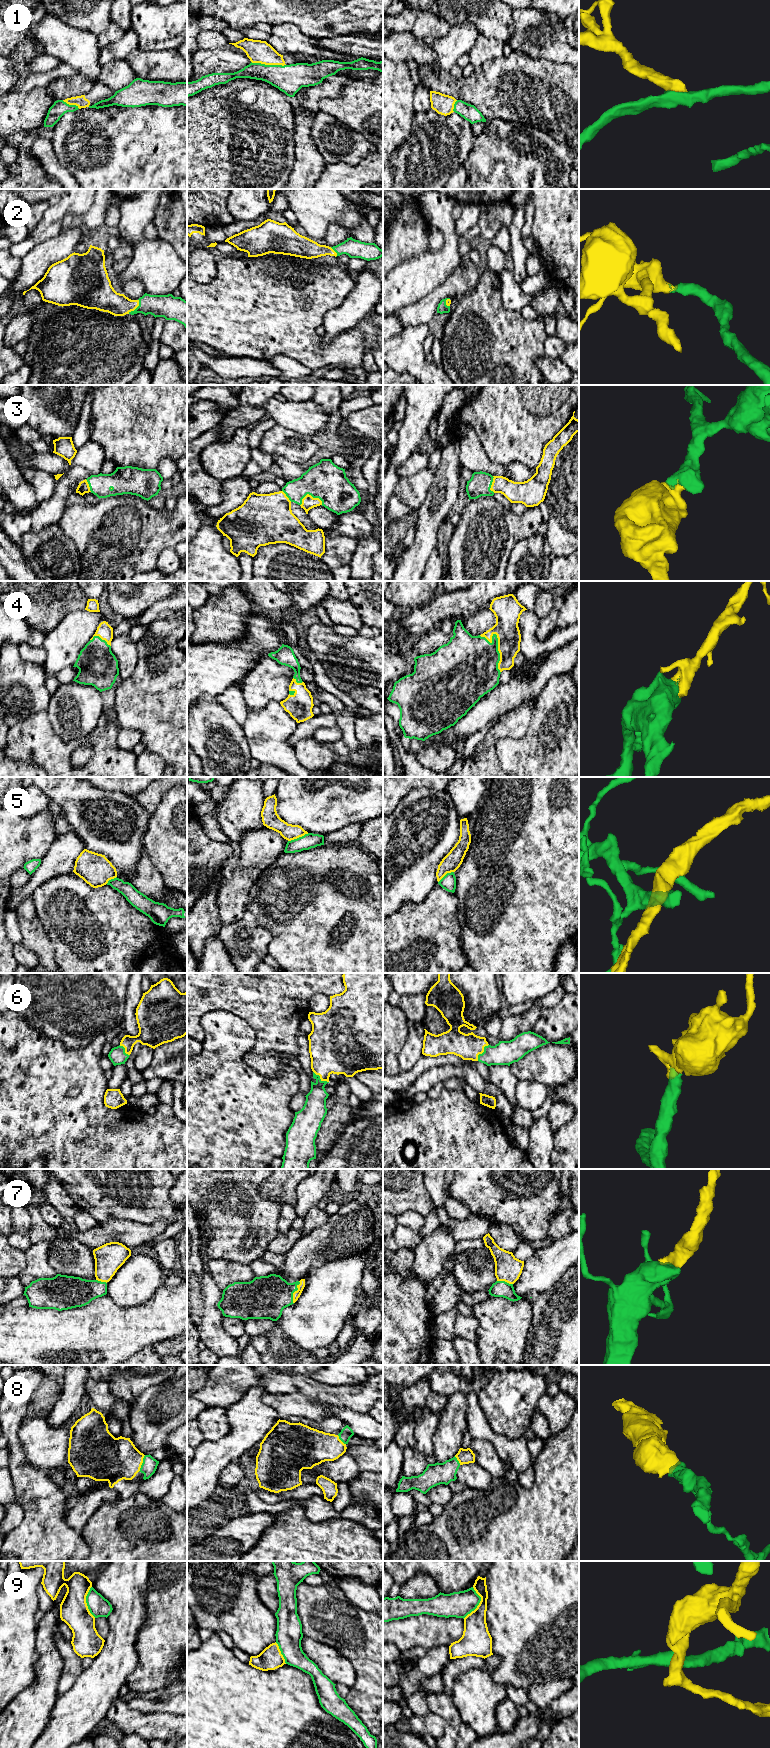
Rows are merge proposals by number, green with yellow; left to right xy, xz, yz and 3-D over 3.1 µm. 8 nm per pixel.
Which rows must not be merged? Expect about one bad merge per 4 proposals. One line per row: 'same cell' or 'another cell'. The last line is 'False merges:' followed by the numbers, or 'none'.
1: same cell
2: same cell
3: same cell
4: same cell
5: another cell
6: same cell
7: same cell
8: same cell
9: another cell
False merges: 5, 9

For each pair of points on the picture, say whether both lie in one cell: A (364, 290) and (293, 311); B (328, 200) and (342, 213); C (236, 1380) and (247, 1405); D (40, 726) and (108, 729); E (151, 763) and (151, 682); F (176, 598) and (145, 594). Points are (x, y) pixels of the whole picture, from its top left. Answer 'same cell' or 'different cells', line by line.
A: different cells
B: same cell
C: different cells
D: same cell
E: different cells
F: different cells

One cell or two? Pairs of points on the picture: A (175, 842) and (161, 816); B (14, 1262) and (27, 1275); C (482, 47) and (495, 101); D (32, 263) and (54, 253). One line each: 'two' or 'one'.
A: one
B: two
C: two
D: one

